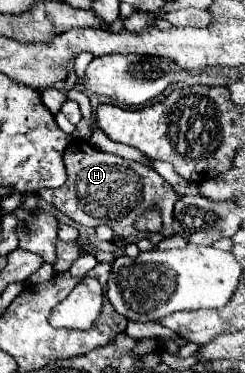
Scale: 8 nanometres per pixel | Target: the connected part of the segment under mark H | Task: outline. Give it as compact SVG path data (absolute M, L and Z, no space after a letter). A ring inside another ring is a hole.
M72 141L64 151L64 165L68 181L58 189L42 189L38 191L38 195L46 199L50 205L54 205L58 211L68 215L70 219L74 219L76 223L84 227L98 227L98 225L112 227L114 243L122 247L148 237L146 233L138 231L134 223L144 211L156 207L158 213L162 215L162 231L150 235L150 239L158 243L172 235L170 227L172 209L178 199L178 193L148 165L98 151L88 141Z

